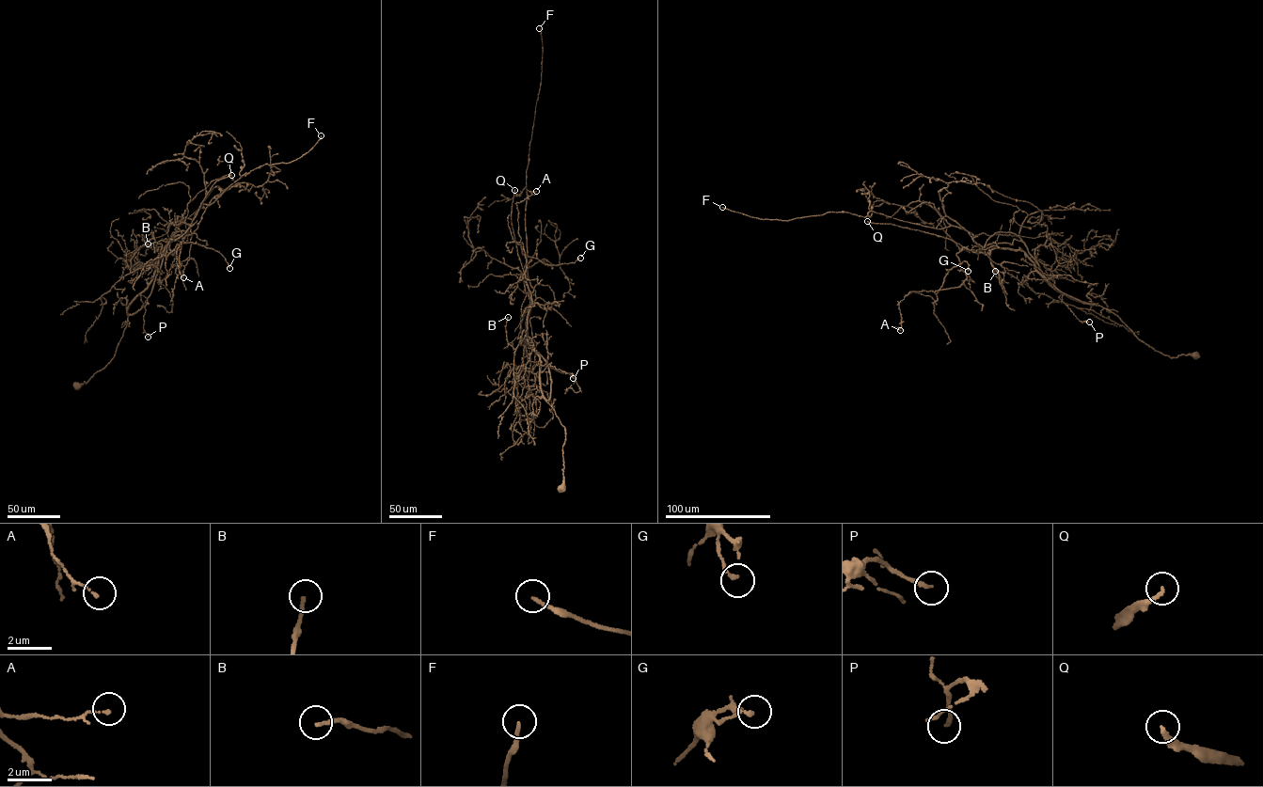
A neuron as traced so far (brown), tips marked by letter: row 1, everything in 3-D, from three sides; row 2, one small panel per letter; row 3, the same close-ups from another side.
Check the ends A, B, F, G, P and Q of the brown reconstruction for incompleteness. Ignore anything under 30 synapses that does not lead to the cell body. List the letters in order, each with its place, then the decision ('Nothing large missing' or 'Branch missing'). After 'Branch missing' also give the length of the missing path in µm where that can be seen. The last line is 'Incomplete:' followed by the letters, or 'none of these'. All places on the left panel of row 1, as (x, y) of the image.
A: Place: (183, 277). Nothing large missing
B: Place: (148, 243). Nothing large missing
F: Place: (321, 135). Branch missing. Missing length about 400 µm
G: Place: (229, 268). Nothing large missing
P: Place: (148, 337). Nothing large missing
Q: Place: (231, 175). Branch missing. Missing length about 150 µm
Incomplete: F, Q

